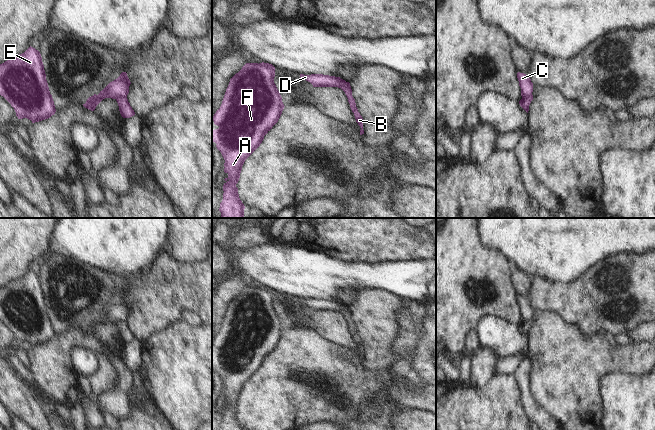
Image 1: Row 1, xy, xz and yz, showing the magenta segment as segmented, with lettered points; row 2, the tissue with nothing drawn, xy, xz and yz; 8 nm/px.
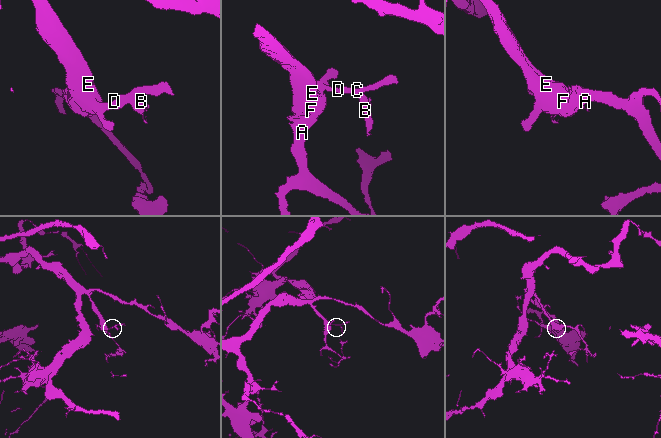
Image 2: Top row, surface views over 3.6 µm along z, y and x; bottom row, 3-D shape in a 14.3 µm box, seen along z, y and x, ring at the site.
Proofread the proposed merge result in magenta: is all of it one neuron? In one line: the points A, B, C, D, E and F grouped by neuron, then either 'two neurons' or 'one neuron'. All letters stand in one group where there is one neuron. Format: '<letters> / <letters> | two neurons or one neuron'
A C D E F / B | two neurons

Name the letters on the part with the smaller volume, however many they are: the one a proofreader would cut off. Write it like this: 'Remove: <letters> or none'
Remove: B

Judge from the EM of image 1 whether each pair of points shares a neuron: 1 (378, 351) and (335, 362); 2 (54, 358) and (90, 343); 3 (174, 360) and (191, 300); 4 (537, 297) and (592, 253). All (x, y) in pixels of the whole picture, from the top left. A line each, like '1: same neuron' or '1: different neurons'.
1: same neuron
2: same neuron
3: different neurons
4: different neurons

